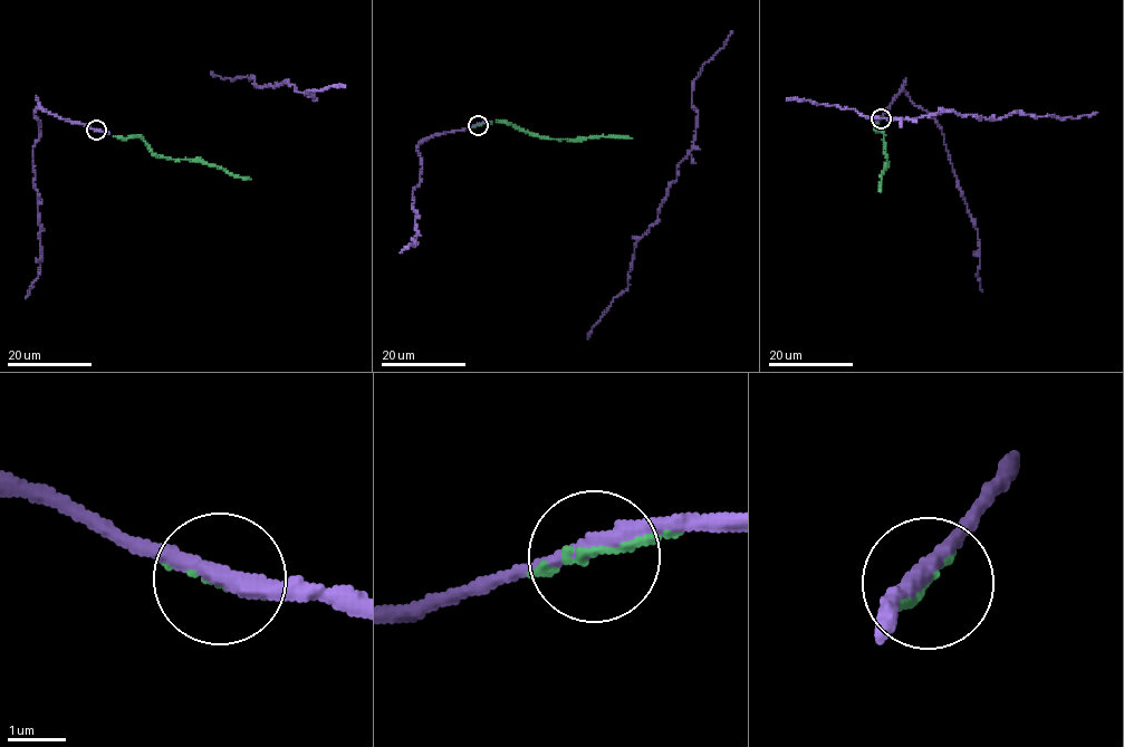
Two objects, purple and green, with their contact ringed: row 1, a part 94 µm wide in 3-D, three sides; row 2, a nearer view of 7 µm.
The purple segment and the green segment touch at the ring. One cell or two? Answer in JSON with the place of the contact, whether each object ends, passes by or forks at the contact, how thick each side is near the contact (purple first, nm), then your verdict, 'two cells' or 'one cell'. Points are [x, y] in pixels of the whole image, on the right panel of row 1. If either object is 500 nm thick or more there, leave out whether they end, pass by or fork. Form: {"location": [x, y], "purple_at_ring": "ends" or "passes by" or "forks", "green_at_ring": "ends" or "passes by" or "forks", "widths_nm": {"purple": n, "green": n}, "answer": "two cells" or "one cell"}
{"location": [881, 118], "purple_at_ring": "passes by", "green_at_ring": "ends", "widths_nm": {"purple": 320, "green": 120}, "answer": "one cell"}

